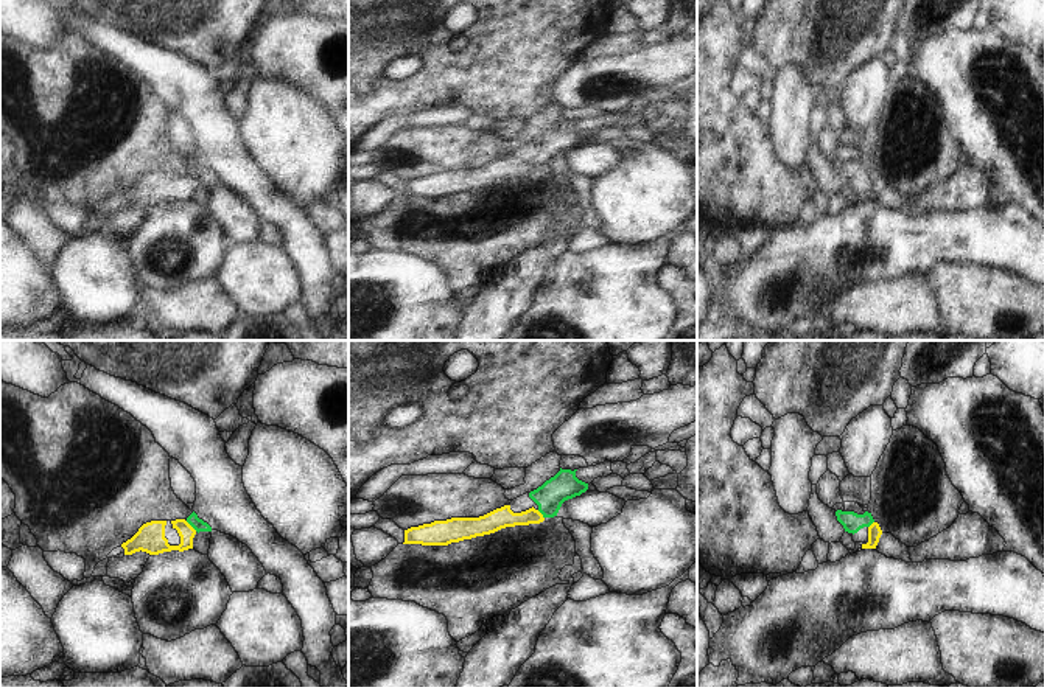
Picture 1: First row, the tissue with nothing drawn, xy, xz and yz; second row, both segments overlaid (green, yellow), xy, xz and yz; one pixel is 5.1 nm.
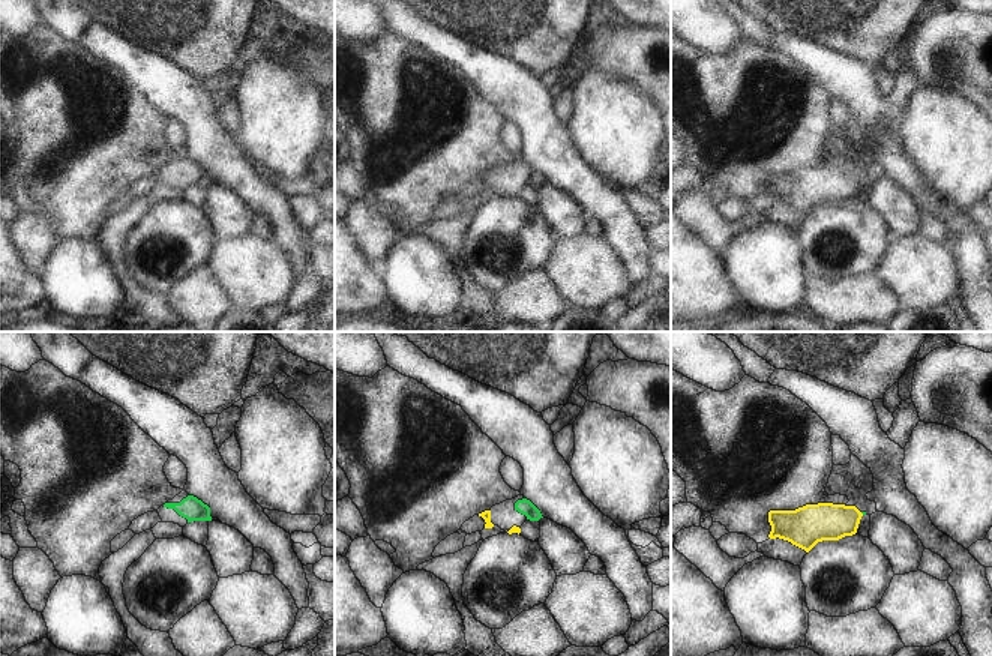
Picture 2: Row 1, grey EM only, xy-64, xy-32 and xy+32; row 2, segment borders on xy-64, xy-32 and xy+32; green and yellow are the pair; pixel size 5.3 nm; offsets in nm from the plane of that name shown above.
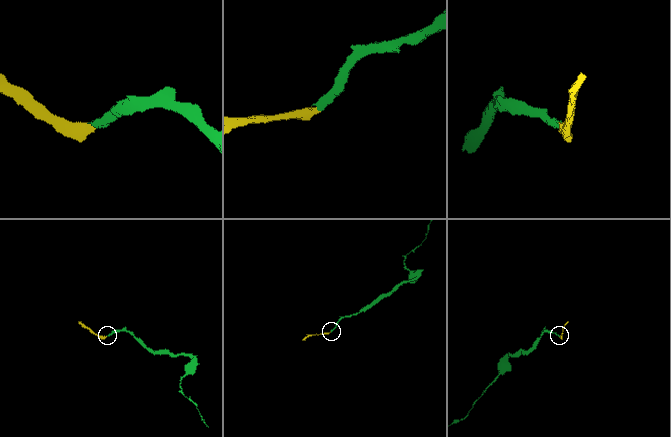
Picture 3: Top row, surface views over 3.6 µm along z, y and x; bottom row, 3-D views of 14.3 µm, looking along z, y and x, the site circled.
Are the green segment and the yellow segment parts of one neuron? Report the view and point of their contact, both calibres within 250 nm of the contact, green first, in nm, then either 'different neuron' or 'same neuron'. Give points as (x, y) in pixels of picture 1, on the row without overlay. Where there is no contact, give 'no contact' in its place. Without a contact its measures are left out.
contact xy (192, 177); calibres 70 and 150 nm; same neuron

